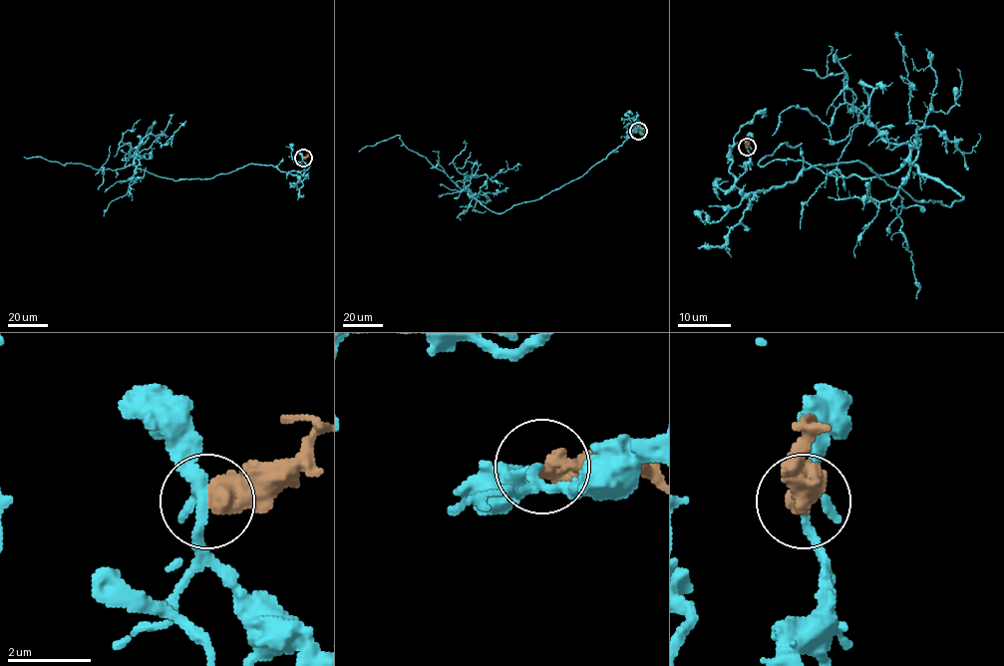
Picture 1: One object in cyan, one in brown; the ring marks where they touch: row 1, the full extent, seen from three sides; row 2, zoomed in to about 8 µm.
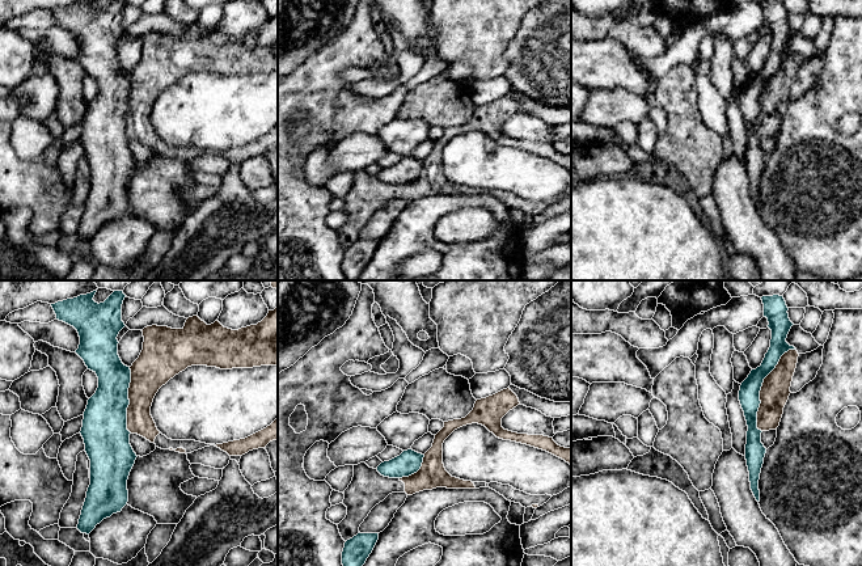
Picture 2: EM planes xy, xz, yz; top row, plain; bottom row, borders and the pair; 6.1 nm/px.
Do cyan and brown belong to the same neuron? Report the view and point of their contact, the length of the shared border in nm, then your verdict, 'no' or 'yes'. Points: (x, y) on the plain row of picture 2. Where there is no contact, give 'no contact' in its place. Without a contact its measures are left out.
yz (761, 92) | 550 nm | no

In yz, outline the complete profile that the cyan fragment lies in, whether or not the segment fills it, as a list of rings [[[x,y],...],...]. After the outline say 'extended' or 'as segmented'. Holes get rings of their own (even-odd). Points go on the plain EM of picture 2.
[[[762,3],[764,24],[768,25],[768,34],[772,37],[770,54],[760,73],[752,76],[741,89],[739,107],[747,127],[745,166],[749,178],[751,197],[760,208],[759,186],[766,155],[761,149],[761,136],[757,135],[757,118],[760,114],[760,97],[764,85],[776,75],[781,63],[789,56],[796,56],[786,48],[787,41],[794,31],[789,25],[789,14],[783,3]]]; as segmented

